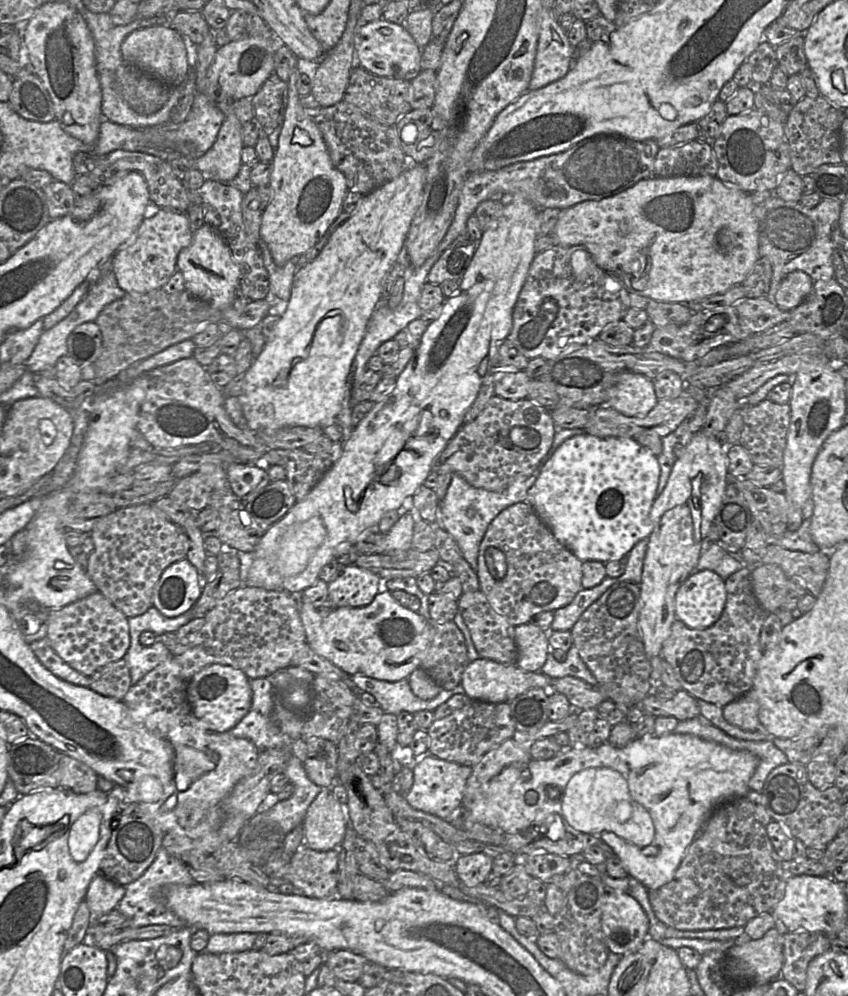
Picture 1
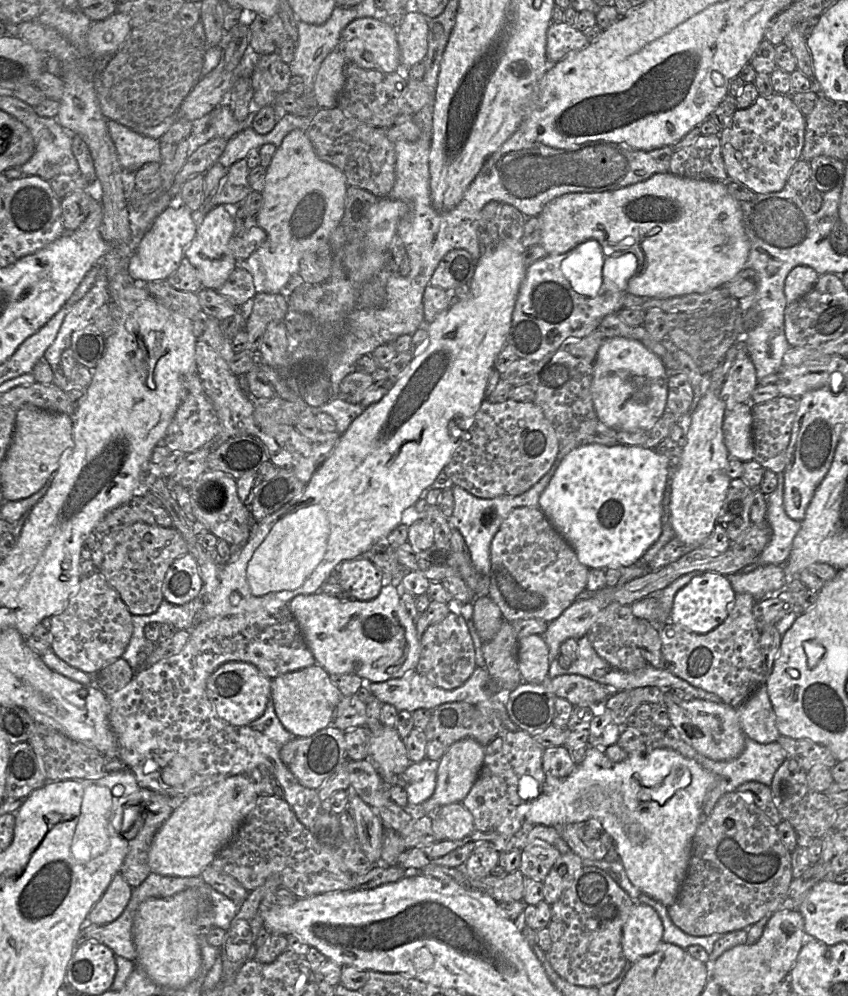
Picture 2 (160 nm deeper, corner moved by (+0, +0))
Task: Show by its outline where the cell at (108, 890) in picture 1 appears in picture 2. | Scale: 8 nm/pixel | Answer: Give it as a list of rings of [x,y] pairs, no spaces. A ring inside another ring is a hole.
[[[116,874],[108,888],[93,906],[88,919],[93,924],[106,925],[116,920],[124,911],[131,898],[132,887],[122,875]]]

